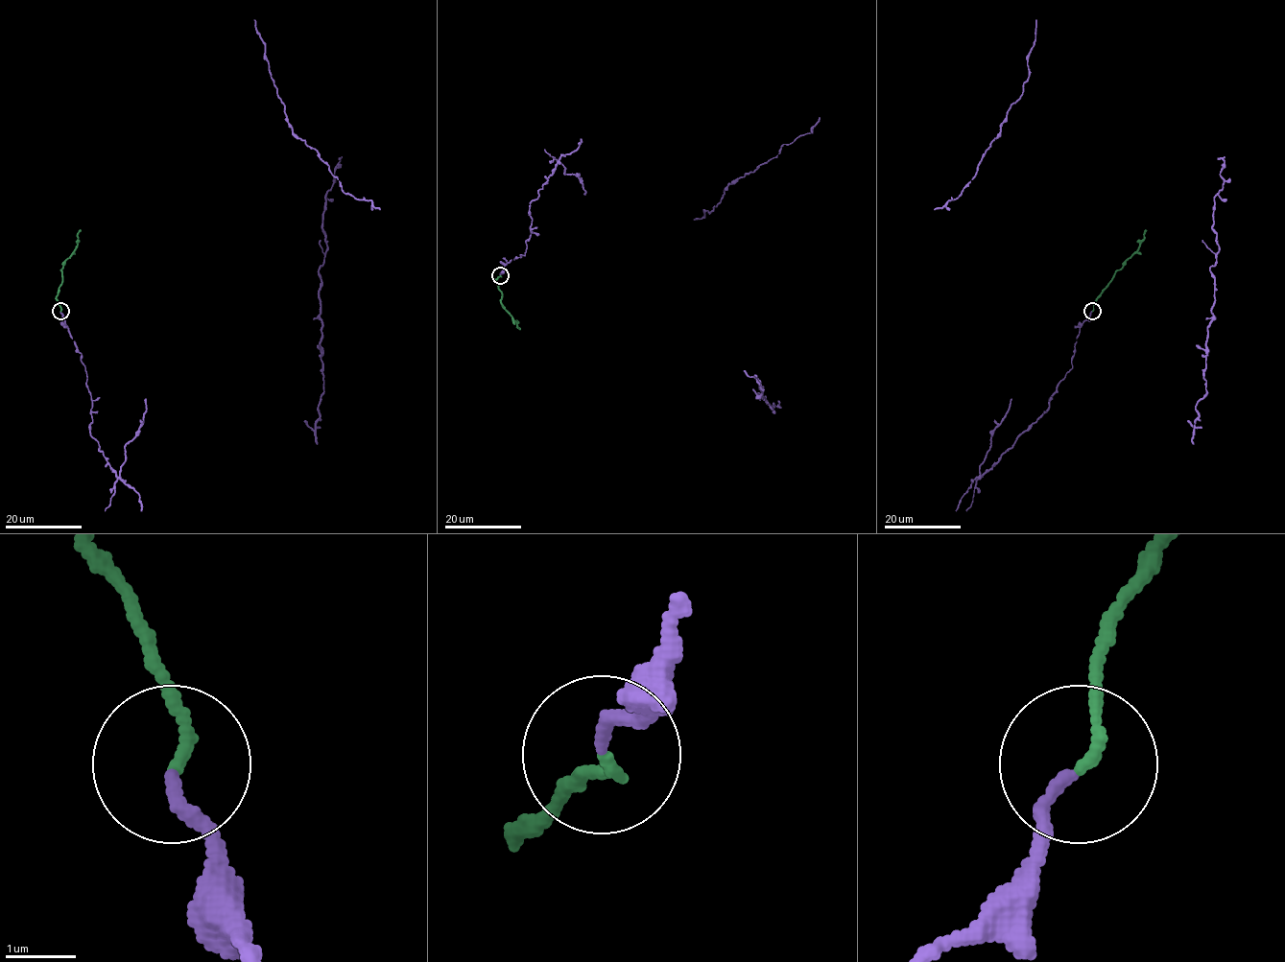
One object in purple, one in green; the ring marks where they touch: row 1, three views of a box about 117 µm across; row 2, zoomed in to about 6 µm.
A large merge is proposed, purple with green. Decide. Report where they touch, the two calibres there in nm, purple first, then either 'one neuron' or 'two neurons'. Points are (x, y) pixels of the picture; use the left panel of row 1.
(60, 311) | 190/160 nm | one neuron

